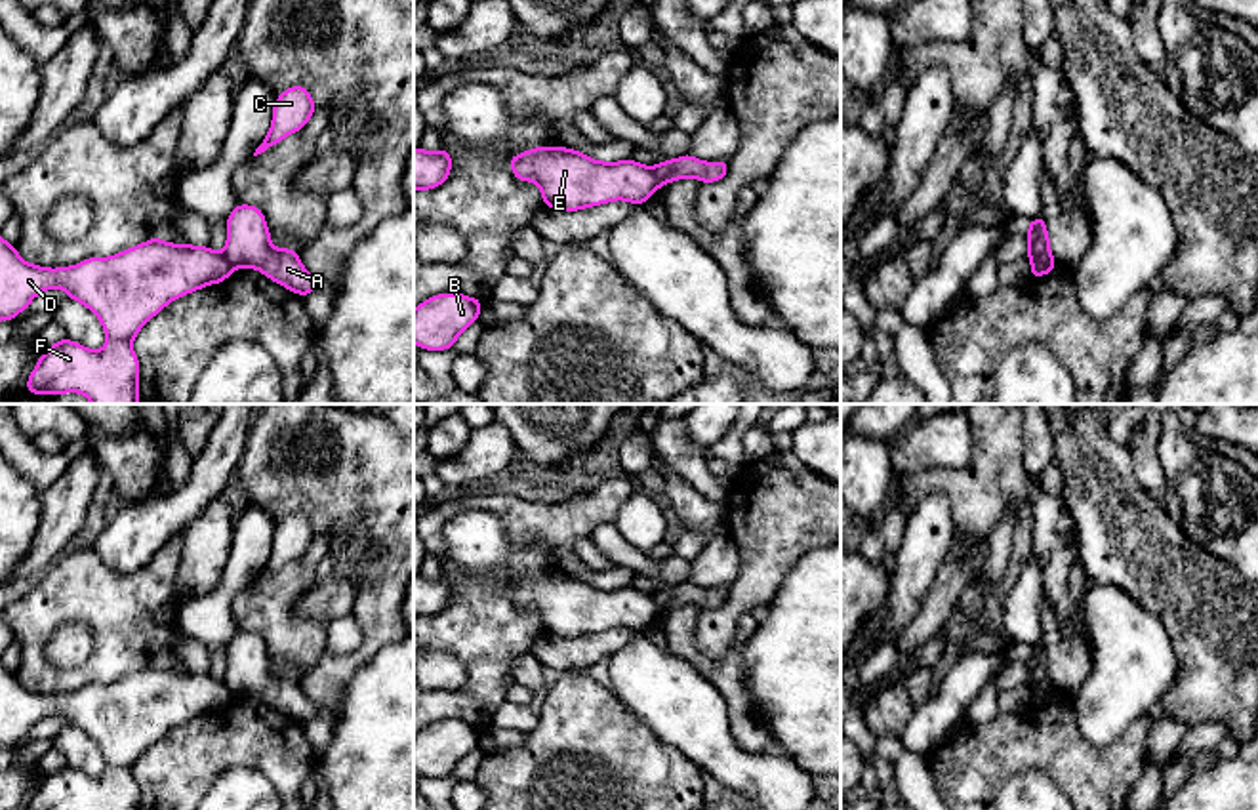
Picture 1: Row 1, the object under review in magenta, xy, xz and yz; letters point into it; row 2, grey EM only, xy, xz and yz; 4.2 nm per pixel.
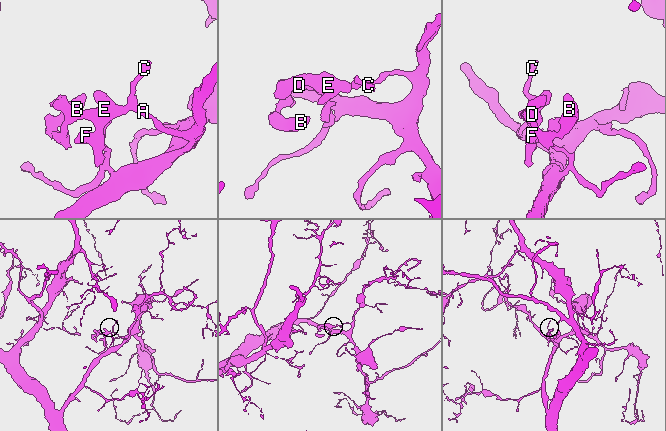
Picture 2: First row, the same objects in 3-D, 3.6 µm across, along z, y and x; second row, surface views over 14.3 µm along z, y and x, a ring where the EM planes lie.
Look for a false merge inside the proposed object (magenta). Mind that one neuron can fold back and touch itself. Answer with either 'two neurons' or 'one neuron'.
two neurons

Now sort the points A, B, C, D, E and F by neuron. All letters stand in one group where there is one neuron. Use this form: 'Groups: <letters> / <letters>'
Groups: A C / B D E F

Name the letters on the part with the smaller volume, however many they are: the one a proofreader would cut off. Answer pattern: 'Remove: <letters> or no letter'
Remove: B, D, E, F

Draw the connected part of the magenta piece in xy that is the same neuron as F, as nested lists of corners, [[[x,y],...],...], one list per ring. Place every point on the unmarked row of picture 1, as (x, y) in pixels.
[[[0,663],[0,747],[13,747],[40,719],[61,715],[101,747],[107,772],[91,778],[59,764],[27,810],[137,810],[141,793],[132,768],[143,751],[173,726],[231,699],[227,684],[210,673],[168,671],[158,663],[112,684],[46,696],[23,688]]]

